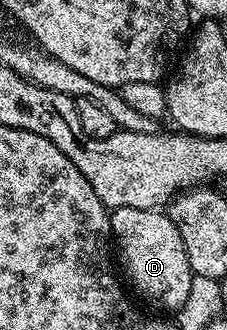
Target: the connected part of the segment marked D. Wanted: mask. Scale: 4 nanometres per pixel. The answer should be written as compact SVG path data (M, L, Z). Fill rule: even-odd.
M115 207L109 217L109 229L127 283L129 278L128 286L170 313L180 309L192 291L194 273L187 261L187 249L183 249L183 237L179 237L179 229L175 229L175 221L171 221L168 213L161 209Z

